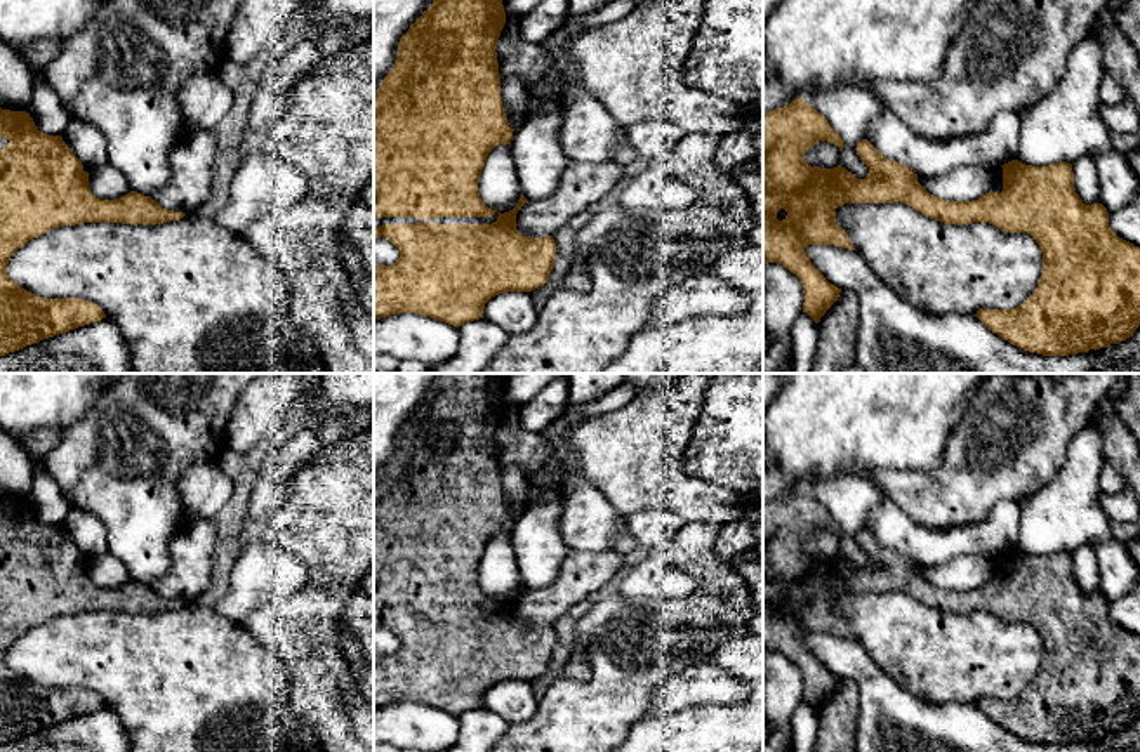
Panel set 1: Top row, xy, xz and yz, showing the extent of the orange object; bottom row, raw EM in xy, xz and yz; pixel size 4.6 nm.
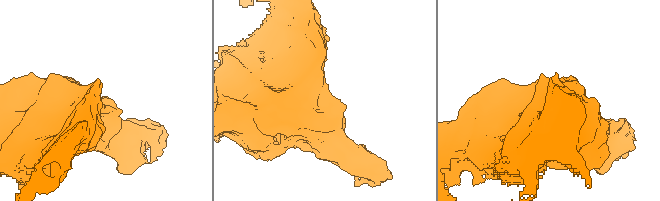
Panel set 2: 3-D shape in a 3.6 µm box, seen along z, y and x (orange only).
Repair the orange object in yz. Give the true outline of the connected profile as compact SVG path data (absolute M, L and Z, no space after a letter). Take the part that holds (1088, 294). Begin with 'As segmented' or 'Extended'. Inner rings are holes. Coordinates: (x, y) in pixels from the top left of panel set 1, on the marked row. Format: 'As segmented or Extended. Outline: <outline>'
Extended. Outline: M803 97L794 99L791 104L787 104L784 108L777 108L777 109L763 115L763 269L768 262L779 262L801 280L803 294L805 294L803 313L806 313L815 323L819 323L820 318L825 314L825 311L838 300L841 288L834 287L832 283L829 283L824 278L824 274L806 257L805 248L808 245L834 245L834 247L855 250L848 234L845 233L845 229L836 224L836 208L845 203L900 201L900 203L905 203L905 205L916 208L923 215L940 221L944 224L963 226L963 224L971 224L971 222L989 222L1001 231L1027 233L1036 240L1036 243L1039 245L1039 248L1043 252L1043 271L1041 271L1037 287L1032 292L1032 295L1024 304L1020 304L1017 309L978 309L975 314L989 330L992 330L994 333L998 333L1001 339L1008 340L1010 344L1013 344L1024 351L1037 353L1043 356L1069 356L1069 354L1077 354L1077 353L1088 353L1090 349L1097 351L1100 347L1109 347L1110 344L1119 344L1121 340L1130 339L1135 333L1135 330L1138 328L1138 325L1140 325L1140 248L1135 247L1133 243L1119 238L1110 229L1109 212L1102 203L1086 205L1079 198L1079 195L1074 189L1074 172L1072 172L1070 163L1060 162L1060 163L1051 163L1048 167L1032 167L1032 165L1025 165L1018 160L1011 160L991 172L992 174L992 189L989 193L985 193L982 198L971 200L971 201L951 201L951 200L942 200L938 196L930 195L918 182L918 174L914 174L912 168L885 158L867 139L858 141L857 148L855 148L860 160L869 167L869 174L865 179L857 179L852 172L848 172L841 165L838 165L834 168L812 167L806 163L805 153L810 148L813 148L819 141L827 141L827 142L838 146L839 151L843 151L843 139L839 137L839 134L829 125L825 116L820 115L817 109L813 109Z

